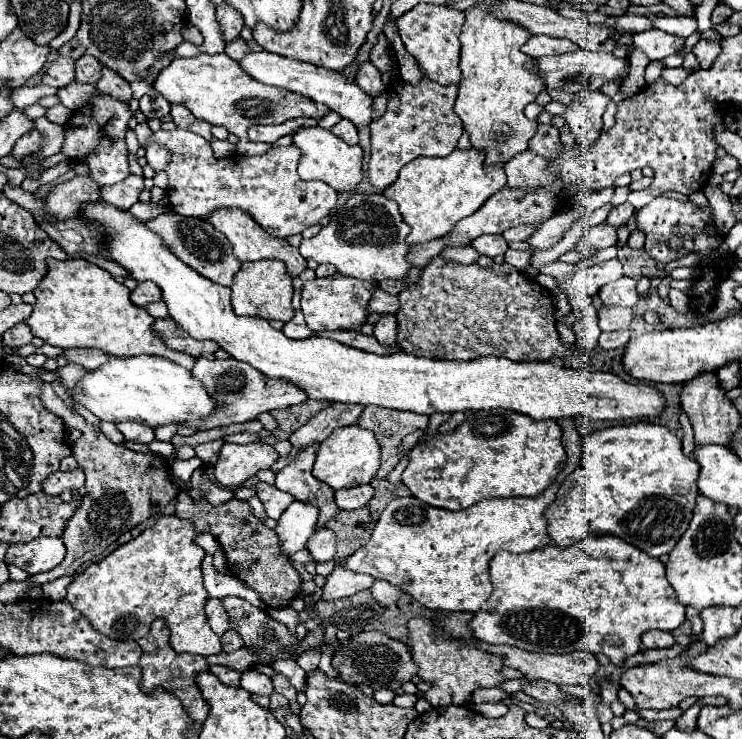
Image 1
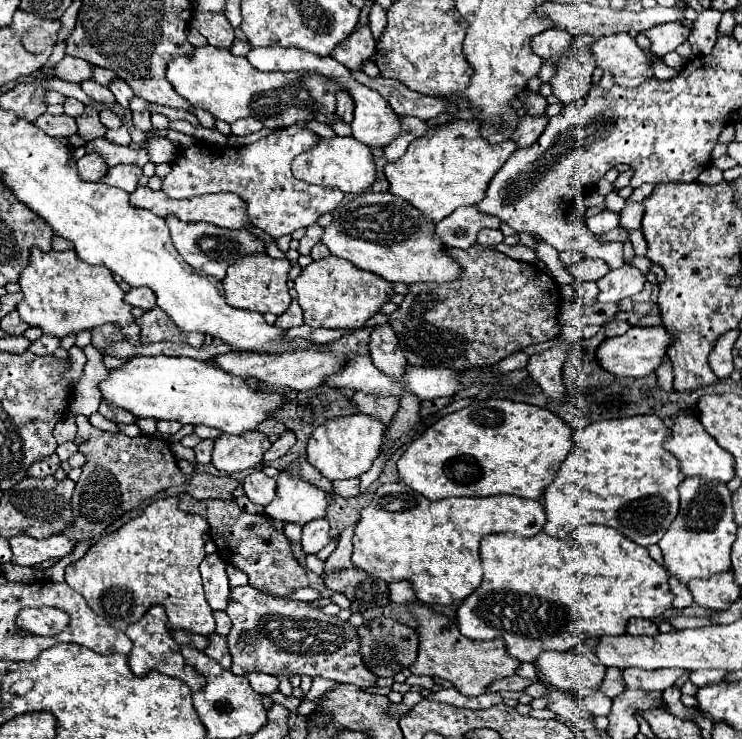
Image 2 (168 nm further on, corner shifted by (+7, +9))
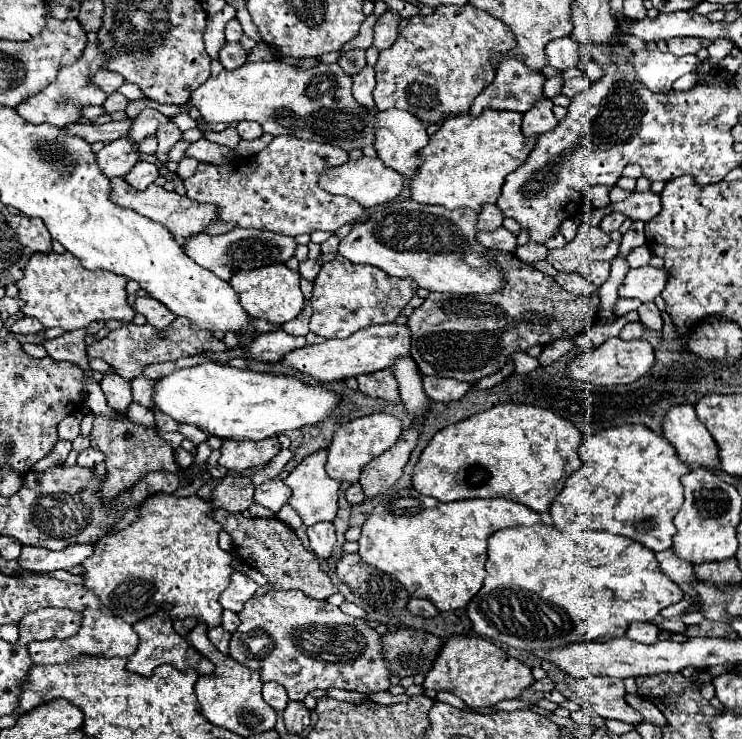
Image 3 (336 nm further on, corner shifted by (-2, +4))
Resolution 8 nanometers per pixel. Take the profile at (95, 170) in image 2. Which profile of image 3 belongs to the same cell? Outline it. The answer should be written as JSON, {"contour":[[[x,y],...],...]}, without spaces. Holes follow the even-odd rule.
{"contour":[[[129,137],[115,139],[97,153],[97,163],[107,177],[125,177],[139,161],[139,153],[135,151]]]}

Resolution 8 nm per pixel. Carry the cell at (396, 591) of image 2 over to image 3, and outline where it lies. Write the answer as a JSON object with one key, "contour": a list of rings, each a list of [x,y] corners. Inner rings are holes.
{"contour":[[[411,597],[411,603],[407,605],[409,607],[409,611],[413,613],[413,615],[421,615],[421,617],[435,617],[439,611],[437,611],[437,607],[431,603],[431,601],[427,601],[427,599],[417,599],[417,597]]]}

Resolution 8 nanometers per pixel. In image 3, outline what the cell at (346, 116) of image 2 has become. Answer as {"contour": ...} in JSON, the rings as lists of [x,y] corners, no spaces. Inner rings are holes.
{"contour":[[[365,65],[357,75],[353,75],[353,95],[367,109],[375,107],[371,99],[373,89],[375,89],[375,69],[371,65]]]}

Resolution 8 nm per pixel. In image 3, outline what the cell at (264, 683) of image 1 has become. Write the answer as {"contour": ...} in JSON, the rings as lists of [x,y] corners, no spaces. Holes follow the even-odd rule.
{"contour":[[[265,683],[263,685],[263,699],[275,709],[275,711],[283,711],[287,705],[287,691],[283,687],[279,687],[279,683]]]}

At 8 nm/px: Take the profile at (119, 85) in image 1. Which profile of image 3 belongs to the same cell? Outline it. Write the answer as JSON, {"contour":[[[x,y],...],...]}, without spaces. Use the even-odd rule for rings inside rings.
{"contour":[[[145,109],[143,115],[139,115],[139,117],[135,119],[133,131],[129,133],[129,137],[131,137],[133,141],[137,141],[137,143],[143,141],[145,137],[155,137],[159,125],[163,125],[163,123],[167,123],[167,121],[169,121],[169,119],[167,119],[165,115],[161,115],[159,111]]]}

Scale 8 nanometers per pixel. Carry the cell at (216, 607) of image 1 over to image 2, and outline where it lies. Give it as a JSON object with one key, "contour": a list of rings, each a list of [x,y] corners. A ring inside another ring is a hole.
{"contour":[[[216,552],[208,554],[200,564],[200,572],[202,572],[206,600],[212,606],[212,610],[226,610],[230,598],[230,584],[224,560],[216,556]]]}

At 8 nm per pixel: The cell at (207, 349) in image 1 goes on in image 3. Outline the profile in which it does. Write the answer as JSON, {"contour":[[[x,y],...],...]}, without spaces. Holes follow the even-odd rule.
{"contour":[[[177,317],[167,331],[155,331],[155,327],[151,325],[123,325],[115,331],[111,331],[105,339],[95,341],[87,347],[87,355],[91,359],[99,357],[103,361],[107,361],[115,371],[119,371],[117,375],[121,375],[127,381],[133,381],[135,377],[141,375],[141,371],[151,365],[151,363],[165,363],[165,361],[177,361],[181,357],[189,357],[189,355],[199,355],[199,353],[207,353],[207,351],[227,351],[225,343],[215,339],[215,335],[211,331],[199,329],[195,331],[191,327],[191,321],[187,317]]]}

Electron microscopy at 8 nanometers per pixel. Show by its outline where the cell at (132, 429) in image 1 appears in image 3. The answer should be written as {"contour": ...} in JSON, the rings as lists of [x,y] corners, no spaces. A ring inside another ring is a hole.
{"contour":[[[111,373],[111,375],[105,375],[101,379],[101,389],[105,393],[109,407],[113,407],[119,413],[127,413],[127,405],[133,401],[129,381],[119,377],[117,373]]]}

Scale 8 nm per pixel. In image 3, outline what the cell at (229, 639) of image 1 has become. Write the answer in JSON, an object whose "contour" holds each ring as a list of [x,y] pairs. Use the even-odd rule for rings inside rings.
{"contour":[[[223,611],[223,623],[221,623],[221,627],[223,627],[225,631],[229,631],[229,633],[235,633],[237,625],[239,625],[237,613],[233,613],[233,611]]]}

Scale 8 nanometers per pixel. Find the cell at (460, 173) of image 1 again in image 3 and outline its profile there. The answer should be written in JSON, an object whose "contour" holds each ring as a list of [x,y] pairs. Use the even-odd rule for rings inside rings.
{"contour":[[[483,109],[483,115],[479,117],[471,117],[471,115],[449,117],[439,127],[439,131],[431,135],[429,143],[421,151],[423,165],[419,167],[417,175],[411,179],[411,199],[425,205],[443,205],[447,209],[467,207],[477,213],[485,203],[495,203],[501,195],[505,177],[523,165],[523,161],[529,157],[529,153],[537,143],[537,135],[525,137],[521,133],[521,117],[523,117],[521,113],[495,111],[495,109]]]}

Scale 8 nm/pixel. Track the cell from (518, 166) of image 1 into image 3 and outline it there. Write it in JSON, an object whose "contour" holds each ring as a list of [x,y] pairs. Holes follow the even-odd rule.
{"contour":[[[543,97],[523,115],[523,127],[521,129],[527,137],[529,135],[543,135],[557,125],[557,119],[555,119],[551,107],[553,107],[553,101],[549,97]]]}

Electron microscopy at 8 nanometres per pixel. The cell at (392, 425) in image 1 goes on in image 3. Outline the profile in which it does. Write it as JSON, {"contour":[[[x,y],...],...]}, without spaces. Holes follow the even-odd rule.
{"contour":[[[381,369],[369,375],[359,375],[359,391],[371,395],[371,397],[383,397],[387,401],[399,401],[399,389],[397,379],[391,369]]]}

